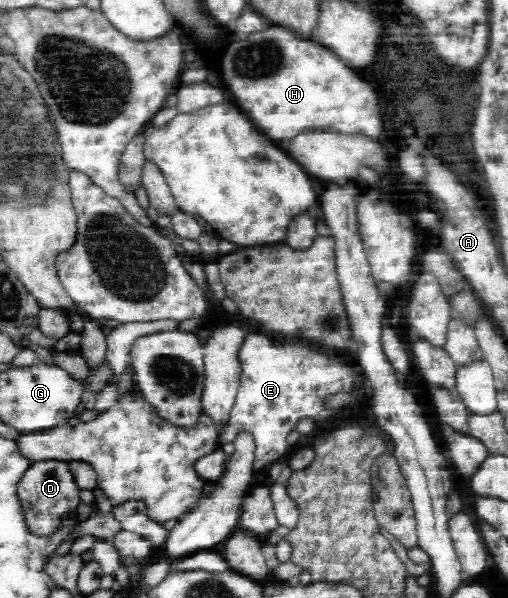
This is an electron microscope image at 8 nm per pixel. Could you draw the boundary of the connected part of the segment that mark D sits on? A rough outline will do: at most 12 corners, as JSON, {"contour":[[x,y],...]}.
{"contour":[[36,459],[17,484],[27,527],[49,535],[80,504],[69,462]]}

